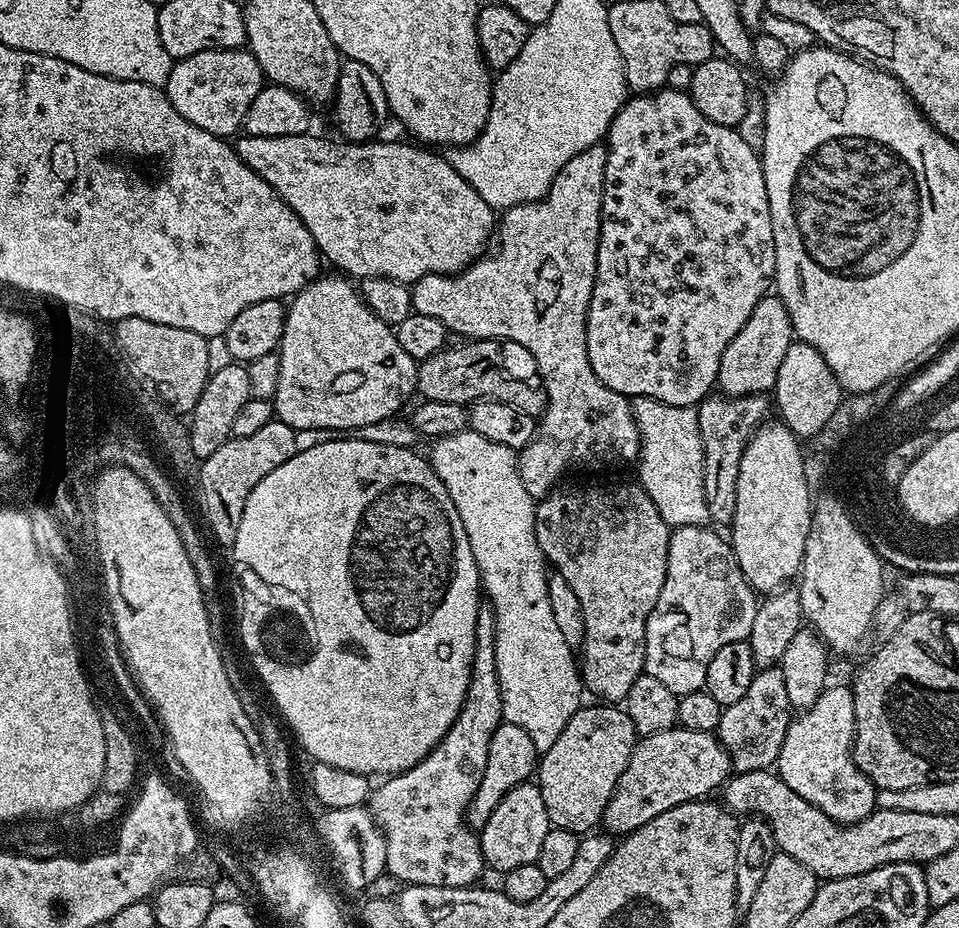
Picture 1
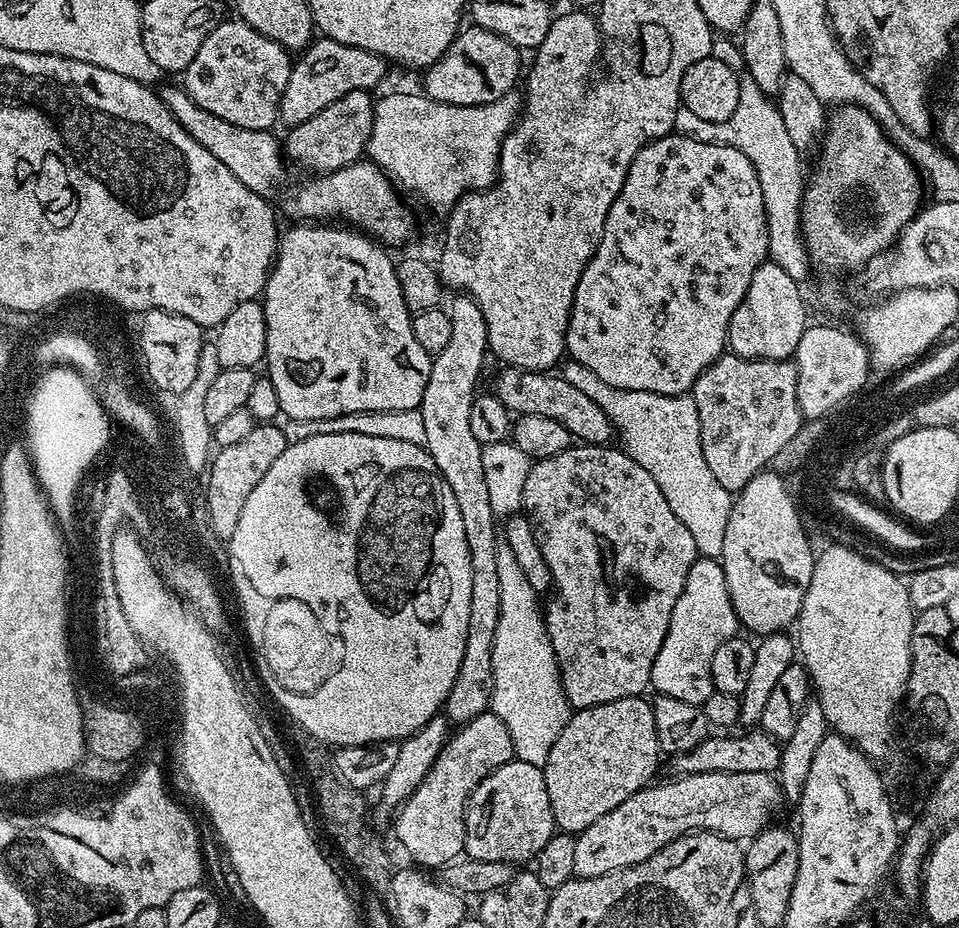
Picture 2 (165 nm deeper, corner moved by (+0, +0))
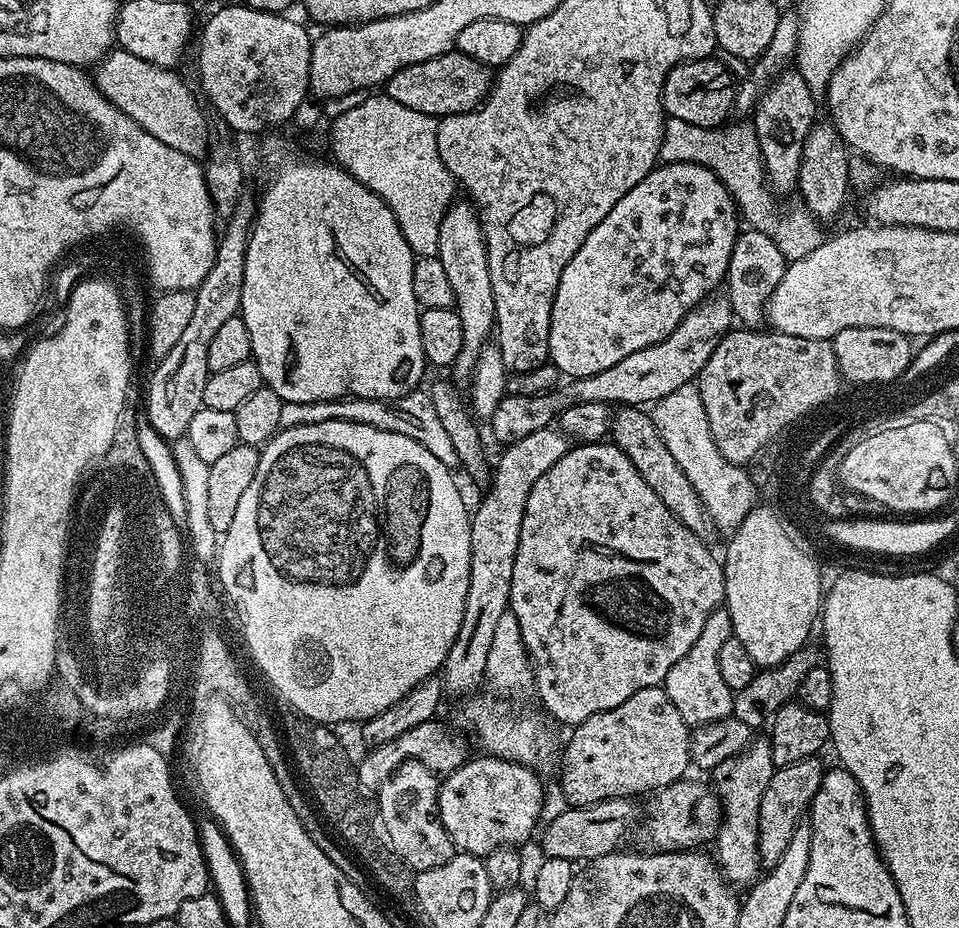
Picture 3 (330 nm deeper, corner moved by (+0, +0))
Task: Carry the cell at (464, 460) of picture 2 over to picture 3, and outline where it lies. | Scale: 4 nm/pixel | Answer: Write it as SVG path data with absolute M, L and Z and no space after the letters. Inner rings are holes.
M463 198L449 203L442 214L442 222L438 226L438 246L436 256L446 269L450 287L454 289L454 307L458 318L462 318L462 350L458 350L458 358L454 365L457 381L467 381L472 375L478 356L489 343L496 326L496 299L494 298L494 282L490 274L488 261L488 245L484 242L484 226L480 222L480 214L471 199Z

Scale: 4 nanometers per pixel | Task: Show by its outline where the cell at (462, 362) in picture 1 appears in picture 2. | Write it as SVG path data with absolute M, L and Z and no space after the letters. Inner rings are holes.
M511 366L501 369L496 376L494 395L503 402L510 413L521 416L538 414L541 418L554 418L554 422L562 422L562 426L570 430L573 438L585 444L607 445L611 436L613 439L614 429L606 410L602 410L598 402L586 397L570 382L566 382L560 374L526 372L523 368Z

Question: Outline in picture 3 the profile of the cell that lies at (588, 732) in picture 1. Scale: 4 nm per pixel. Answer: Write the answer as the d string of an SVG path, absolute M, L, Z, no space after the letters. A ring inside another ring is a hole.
M663 687L638 690L638 694L630 694L622 706L614 706L614 710L602 710L602 714L586 718L586 722L575 725L571 732L572 737L564 748L564 777L558 780L558 785L574 808L619 796L640 798L643 792L655 793L685 779L687 772L684 771L692 764L688 741L690 726L682 714L678 714L678 709L674 707L674 702L670 702Z

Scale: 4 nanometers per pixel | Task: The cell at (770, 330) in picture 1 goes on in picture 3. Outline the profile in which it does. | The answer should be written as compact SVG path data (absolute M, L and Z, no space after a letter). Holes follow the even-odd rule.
M755 230L741 231L734 244L734 254L730 254L726 295L732 303L735 319L743 327L756 330L765 323L768 299L770 294L774 294L778 282L782 282L785 267L786 261L782 250L778 250L778 246L774 246L774 242L769 236Z

